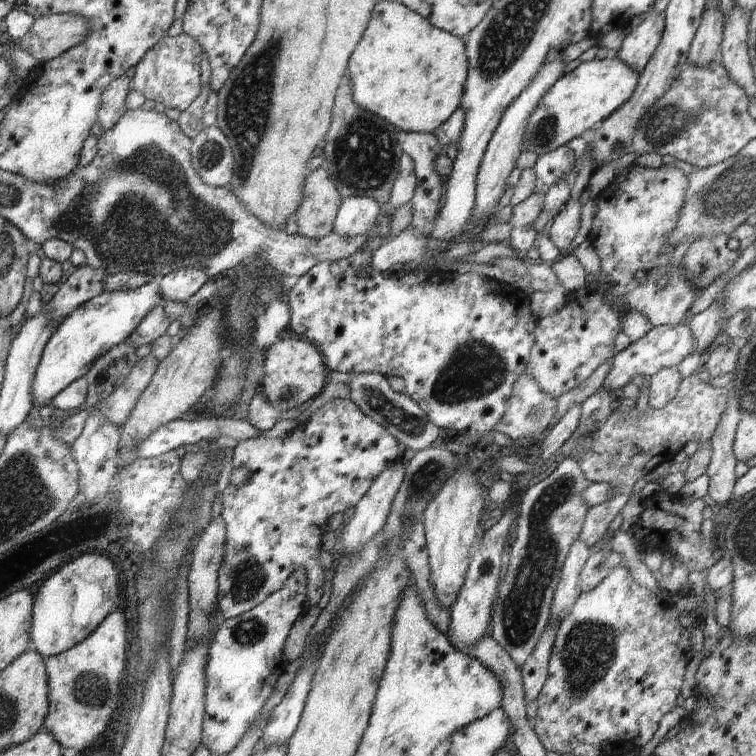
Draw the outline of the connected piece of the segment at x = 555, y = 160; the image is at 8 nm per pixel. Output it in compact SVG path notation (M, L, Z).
M567 145L540 155L533 168L536 173L535 191L546 194L555 182L564 181L571 172L574 161L574 151Z

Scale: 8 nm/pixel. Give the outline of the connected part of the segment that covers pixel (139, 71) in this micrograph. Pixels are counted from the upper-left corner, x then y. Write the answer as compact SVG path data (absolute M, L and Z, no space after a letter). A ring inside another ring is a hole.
M186 33L177 37L164 37L150 48L134 68L132 86L148 99L162 102L166 108L186 110L200 94L200 62L204 58L202 47L195 38Z

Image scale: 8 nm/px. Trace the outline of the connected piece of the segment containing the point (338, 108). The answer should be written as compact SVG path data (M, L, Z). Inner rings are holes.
M346 72L346 78L336 93L331 125L322 144L323 154L326 154L325 168L327 174L332 179L342 199L348 197L368 197L378 202L379 205L389 201L394 181L399 173L399 160L403 153L401 144L397 140L398 133L400 132L399 128L396 128L387 120L370 111L362 110L354 102L351 84L347 80Z

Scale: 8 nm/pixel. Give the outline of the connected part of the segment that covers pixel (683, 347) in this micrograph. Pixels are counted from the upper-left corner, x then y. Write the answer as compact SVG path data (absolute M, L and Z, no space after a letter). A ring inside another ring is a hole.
M686 325L651 326L650 332L646 336L630 343L628 347L615 354L611 369L604 379L603 390L612 393L615 389L622 389L624 385L632 381L632 378L645 375L651 377L660 369L676 367L688 353L691 353L693 346L694 339Z

